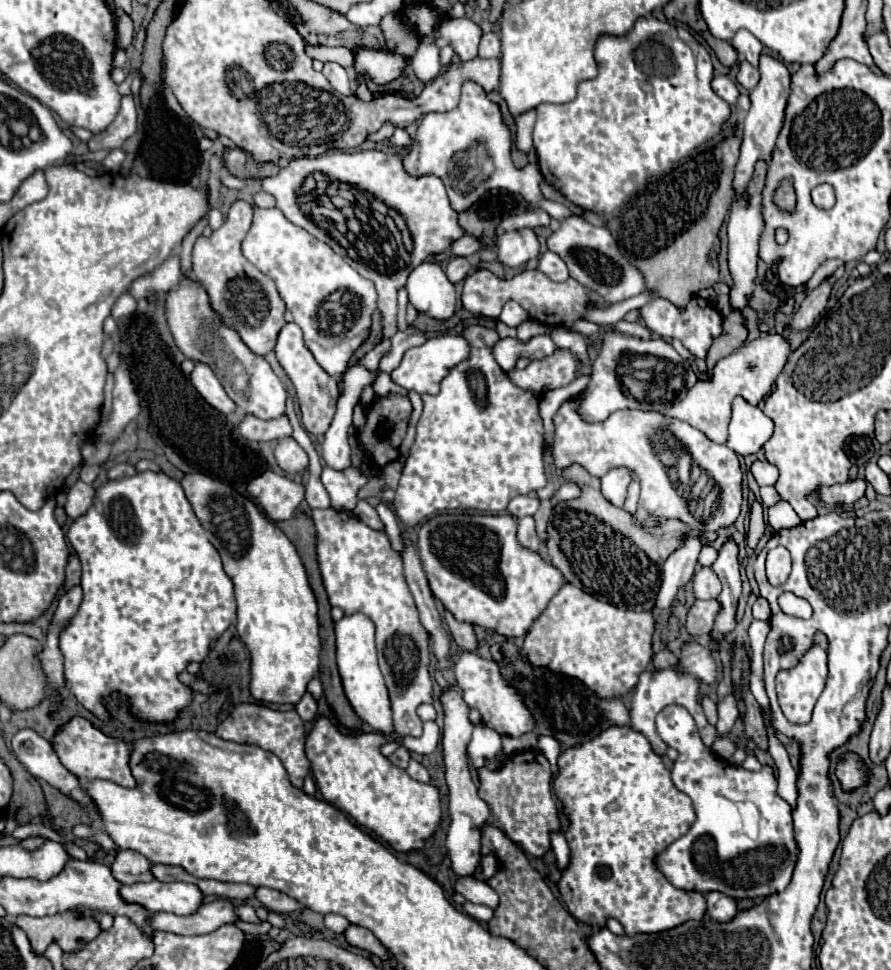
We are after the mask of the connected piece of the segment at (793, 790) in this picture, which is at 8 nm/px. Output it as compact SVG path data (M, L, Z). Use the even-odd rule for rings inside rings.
M767 723L767 737L769 737L769 753L777 767L777 779L779 779L779 797L785 799L793 809L797 805L797 773L789 763L785 747L777 741L773 727Z

